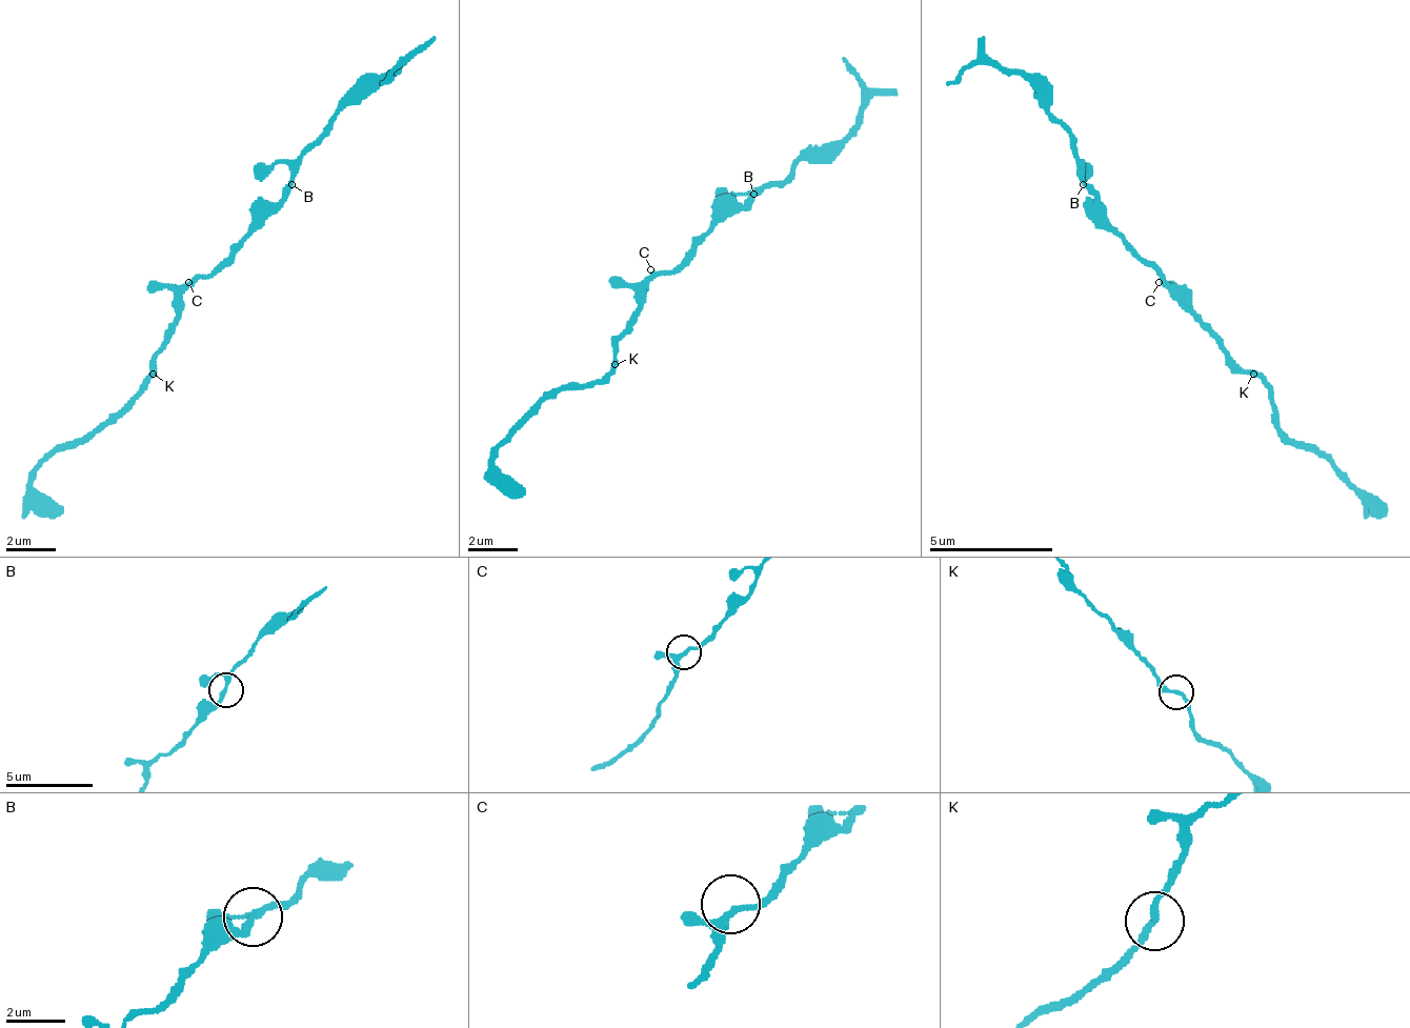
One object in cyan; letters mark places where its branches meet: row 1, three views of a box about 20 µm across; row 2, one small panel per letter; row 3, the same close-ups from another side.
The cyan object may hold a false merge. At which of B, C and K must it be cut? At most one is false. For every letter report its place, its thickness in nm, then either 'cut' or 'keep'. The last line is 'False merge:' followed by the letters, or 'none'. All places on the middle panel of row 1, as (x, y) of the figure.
B: (753, 194) | 200 nm | keep
C: (650, 269) | 200 nm | keep
K: (615, 364) | 200 nm | keep
False merge: none

